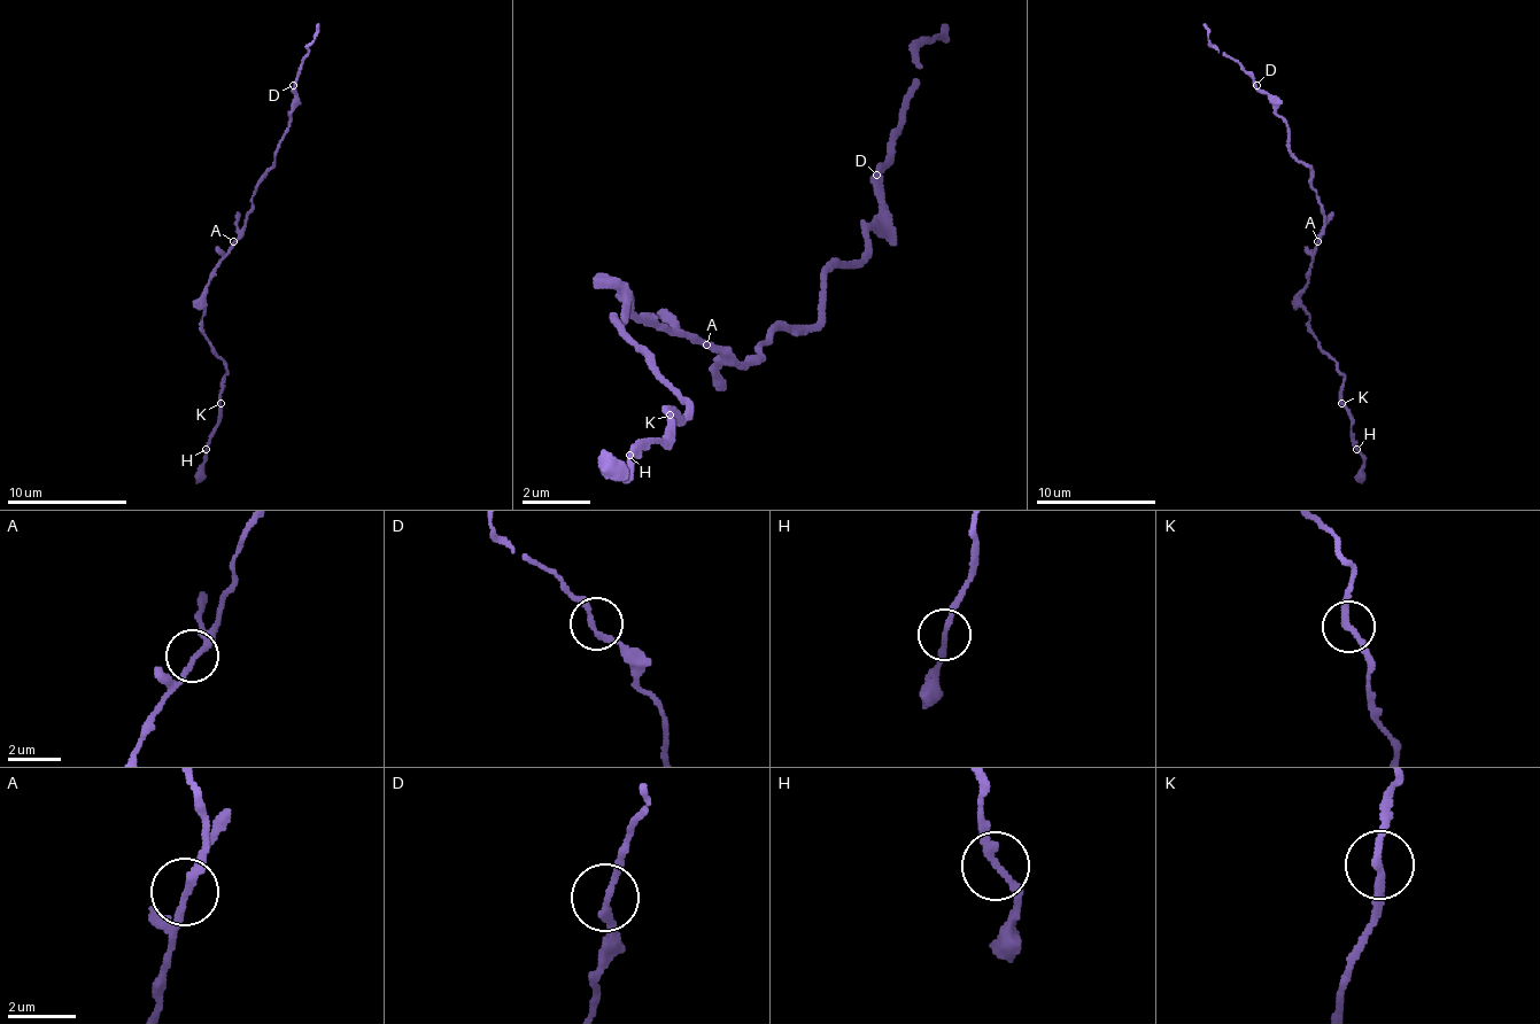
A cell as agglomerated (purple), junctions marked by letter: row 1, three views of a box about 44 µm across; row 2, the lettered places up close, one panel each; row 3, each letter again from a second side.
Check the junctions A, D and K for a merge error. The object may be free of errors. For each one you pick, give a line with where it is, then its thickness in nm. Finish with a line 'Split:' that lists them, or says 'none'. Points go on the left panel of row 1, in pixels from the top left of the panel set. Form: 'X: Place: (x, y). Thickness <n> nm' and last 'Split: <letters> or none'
Split: none

